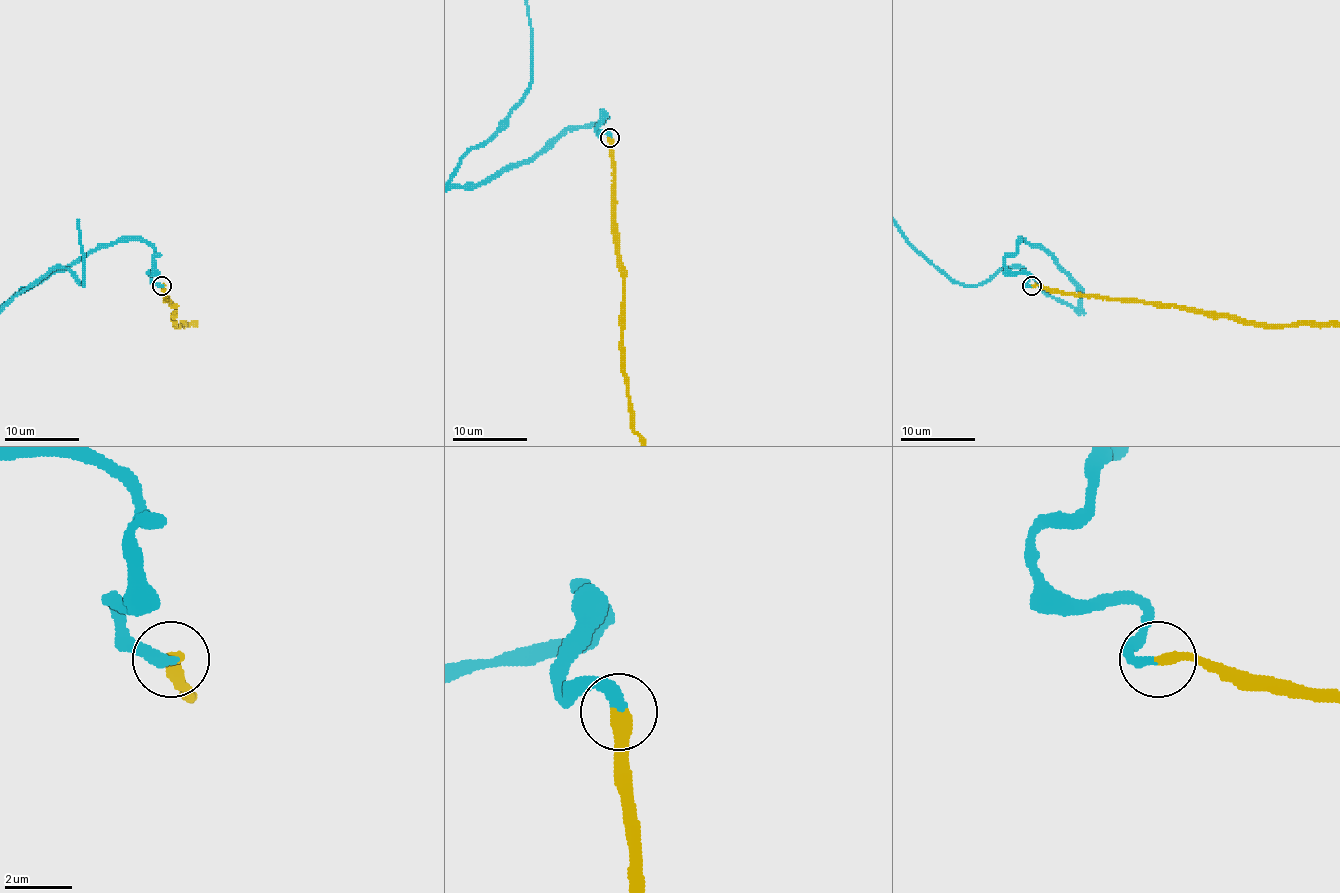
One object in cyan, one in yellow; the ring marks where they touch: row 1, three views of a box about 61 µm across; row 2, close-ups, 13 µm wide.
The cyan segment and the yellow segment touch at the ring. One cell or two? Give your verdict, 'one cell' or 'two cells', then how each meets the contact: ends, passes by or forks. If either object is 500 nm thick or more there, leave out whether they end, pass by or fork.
one cell | cyan ends | yellow ends

